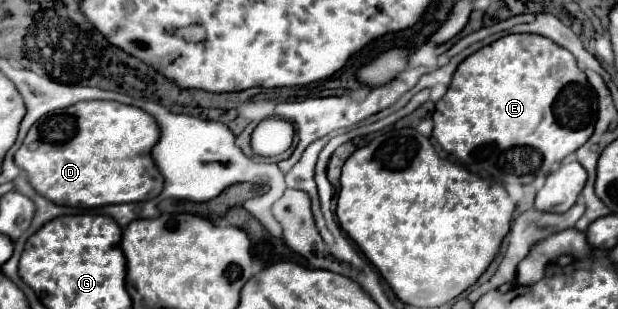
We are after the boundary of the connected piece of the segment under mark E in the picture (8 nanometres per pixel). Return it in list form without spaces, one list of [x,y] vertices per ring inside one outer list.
[[[506,35],[458,65],[446,95],[436,103],[432,137],[454,159],[468,163],[464,165],[466,169],[502,185],[528,185],[538,175],[548,175],[552,165],[560,163],[590,139],[596,113],[596,93],[568,49],[542,35]]]

